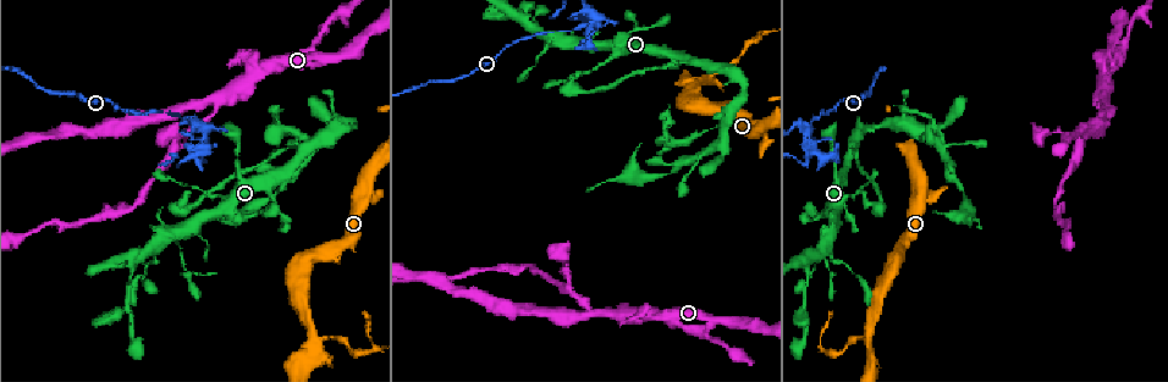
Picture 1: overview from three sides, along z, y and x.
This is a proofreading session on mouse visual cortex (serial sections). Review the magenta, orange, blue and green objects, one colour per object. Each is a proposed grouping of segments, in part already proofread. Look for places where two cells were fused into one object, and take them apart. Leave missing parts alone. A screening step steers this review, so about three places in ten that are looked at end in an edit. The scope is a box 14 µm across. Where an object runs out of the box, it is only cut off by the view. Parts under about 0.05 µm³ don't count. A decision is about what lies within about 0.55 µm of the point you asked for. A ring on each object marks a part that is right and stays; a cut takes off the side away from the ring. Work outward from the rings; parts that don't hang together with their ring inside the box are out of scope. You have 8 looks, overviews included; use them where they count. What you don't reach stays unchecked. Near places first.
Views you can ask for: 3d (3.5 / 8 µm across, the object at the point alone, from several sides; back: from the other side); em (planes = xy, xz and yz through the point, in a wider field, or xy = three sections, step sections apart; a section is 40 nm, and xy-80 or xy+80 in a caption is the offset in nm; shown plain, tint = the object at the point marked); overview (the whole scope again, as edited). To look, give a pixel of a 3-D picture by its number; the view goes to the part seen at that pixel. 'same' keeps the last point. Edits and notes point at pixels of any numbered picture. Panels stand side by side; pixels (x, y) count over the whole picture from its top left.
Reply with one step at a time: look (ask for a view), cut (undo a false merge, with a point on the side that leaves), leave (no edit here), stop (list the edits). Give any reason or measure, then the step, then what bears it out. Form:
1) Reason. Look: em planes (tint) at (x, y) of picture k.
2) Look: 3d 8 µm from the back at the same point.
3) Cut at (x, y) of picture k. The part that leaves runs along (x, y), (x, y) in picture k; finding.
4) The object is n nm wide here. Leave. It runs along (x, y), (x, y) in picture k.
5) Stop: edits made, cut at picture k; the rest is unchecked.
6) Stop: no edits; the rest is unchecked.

Side arm on a straight run. Look: 3d 8 µm at (693, 64) of picture 1.

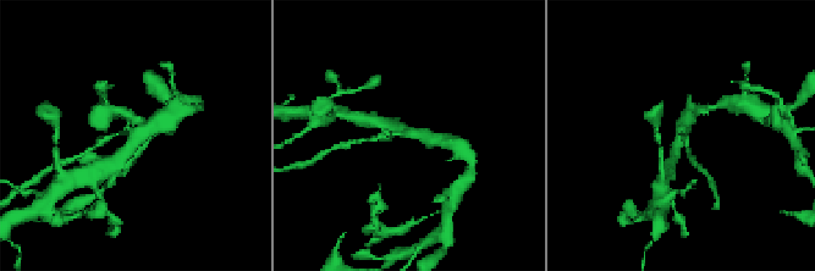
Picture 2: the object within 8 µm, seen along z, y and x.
Closer look. Look: 3d 3.5 µm from the back at (134, 137) of picture 2.

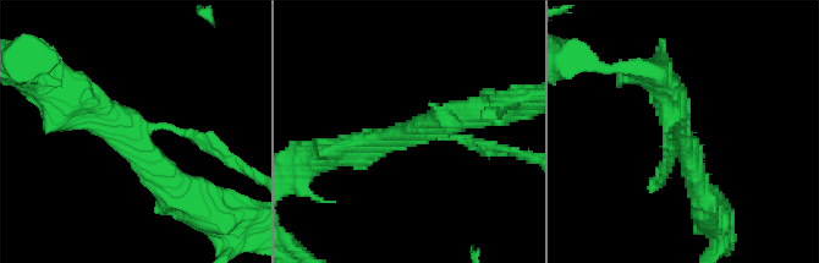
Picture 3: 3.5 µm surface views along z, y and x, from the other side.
Look: em xy step 5 (tint) at (406, 137) of picture 3.

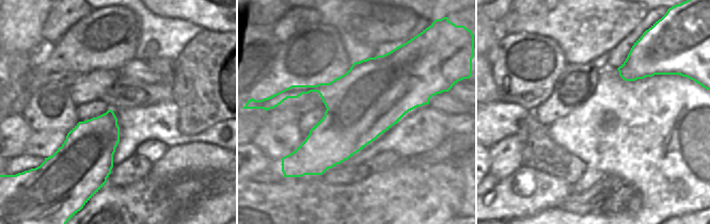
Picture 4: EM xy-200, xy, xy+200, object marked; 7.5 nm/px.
The arms are 100, 300, 400 nm wide. Leave. It runs along (187, 200), (115, 118), (66, 94) in picture 3; continuous, no second cell.

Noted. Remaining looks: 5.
Side arm on a straight run. Look: 3d 3.5 µm at (613, 309) of picture 1.

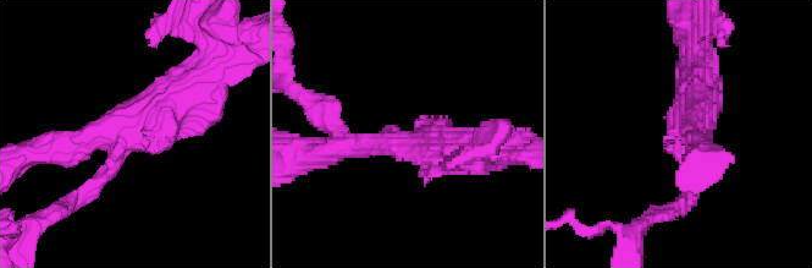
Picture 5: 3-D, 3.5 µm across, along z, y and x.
3 arms meet here; the arms are 200, 300, 600 nm wide. Look: em xy step 3 (tint) at (125, 139) of picture 5.

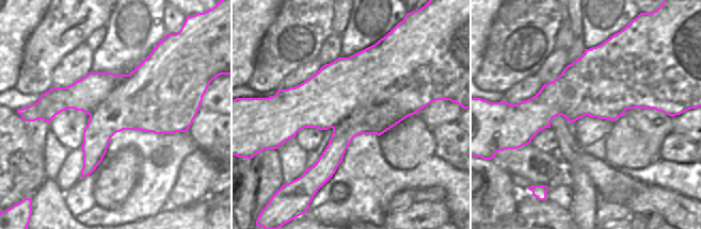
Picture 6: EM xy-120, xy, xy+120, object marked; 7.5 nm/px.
The object is 600 nm wide here. Cut at (149, 34) of picture 5. Two cells meet here.

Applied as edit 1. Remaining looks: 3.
Arms part here. Look: 3d 8 µm at (724, 125) of picture 1.

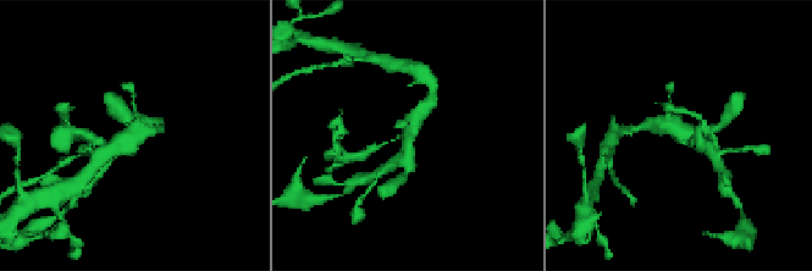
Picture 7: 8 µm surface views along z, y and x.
Look: em xy step 5 (tint) at (680, 136) of picture 7.

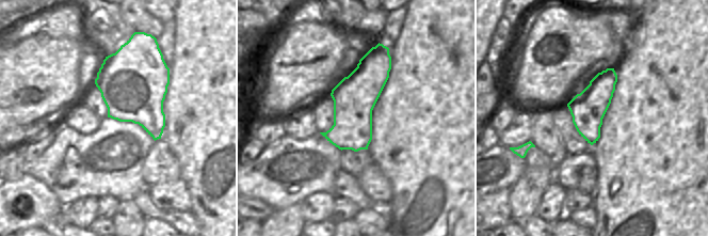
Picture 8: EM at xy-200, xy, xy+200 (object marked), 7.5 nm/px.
The arms are 100, 300, 450 nm wide. Leave. Continuous, no second cell.

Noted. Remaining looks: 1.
Stop: edits made, cut at picture 5; the rest is unchecked.

